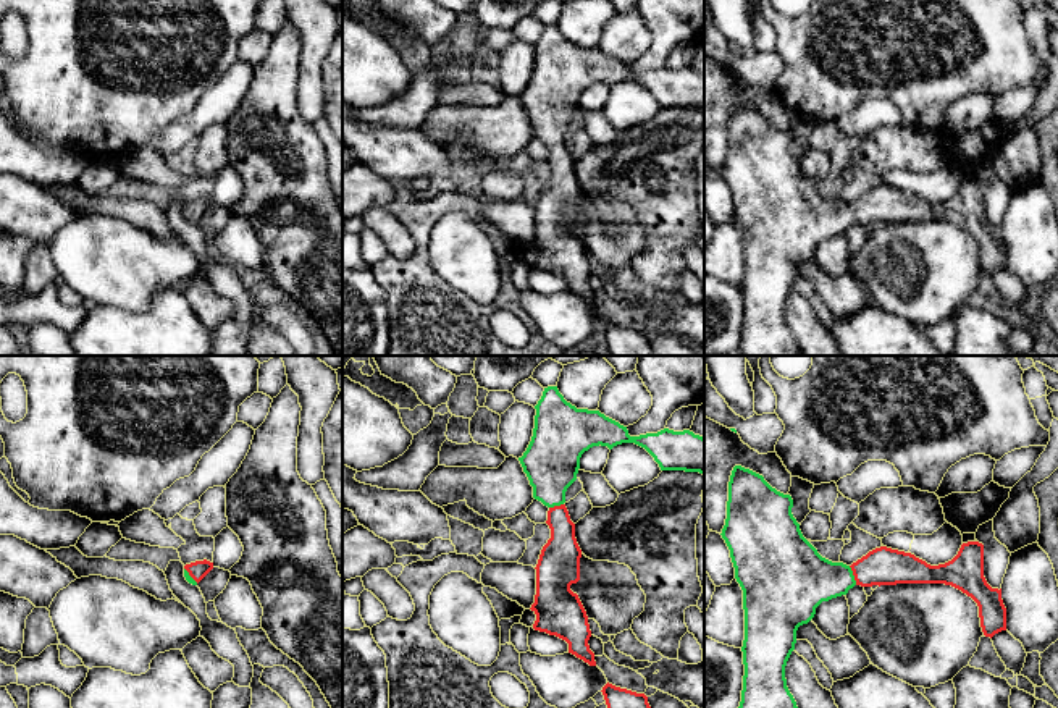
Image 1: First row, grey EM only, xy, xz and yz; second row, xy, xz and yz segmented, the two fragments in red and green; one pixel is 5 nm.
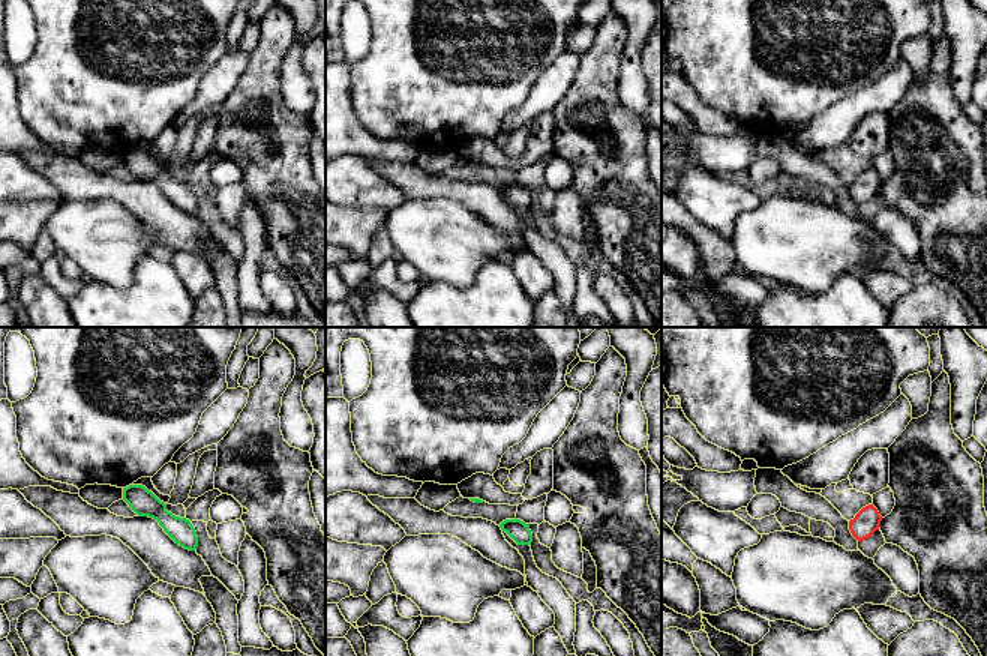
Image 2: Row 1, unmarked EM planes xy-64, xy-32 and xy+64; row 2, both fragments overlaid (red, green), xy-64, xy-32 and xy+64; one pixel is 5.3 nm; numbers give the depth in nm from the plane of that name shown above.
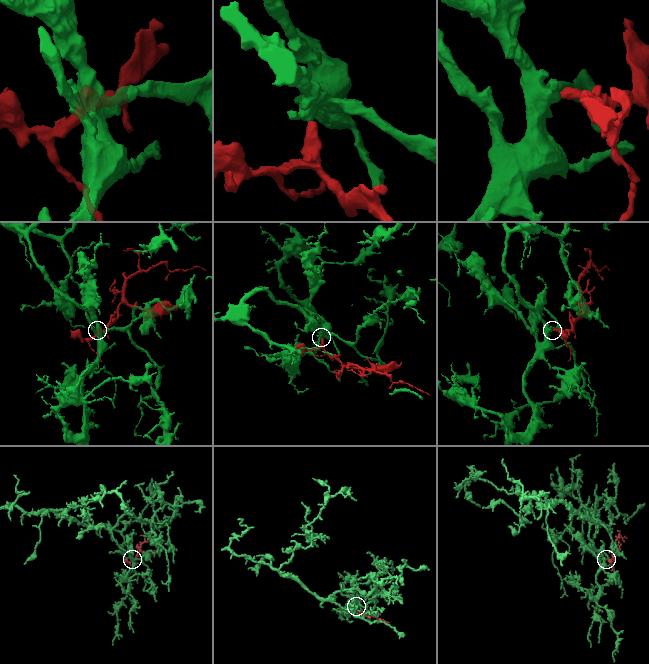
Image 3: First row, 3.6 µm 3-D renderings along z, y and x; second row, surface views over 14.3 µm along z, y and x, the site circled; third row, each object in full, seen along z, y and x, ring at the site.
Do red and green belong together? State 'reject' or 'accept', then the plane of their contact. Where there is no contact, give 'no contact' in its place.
accept; meets red in yz

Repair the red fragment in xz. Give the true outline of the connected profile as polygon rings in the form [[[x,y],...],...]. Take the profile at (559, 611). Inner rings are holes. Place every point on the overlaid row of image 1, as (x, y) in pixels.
[[[557,386],[544,388],[535,409],[533,436],[519,461],[533,487],[533,498],[549,508],[546,524],[551,538],[535,567],[536,595],[530,608],[536,614],[533,629],[565,640],[569,653],[596,666],[588,645],[591,630],[586,611],[570,590],[580,580],[581,550],[564,503],[567,488],[577,480],[580,457],[593,446],[612,449],[635,443],[654,457],[661,470],[704,475],[704,438],[690,430],[669,428],[630,436],[627,427],[599,411],[577,409],[567,402]]]

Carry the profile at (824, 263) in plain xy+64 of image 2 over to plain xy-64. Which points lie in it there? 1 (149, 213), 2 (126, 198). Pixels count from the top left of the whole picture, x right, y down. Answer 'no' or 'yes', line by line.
1: no
2: no

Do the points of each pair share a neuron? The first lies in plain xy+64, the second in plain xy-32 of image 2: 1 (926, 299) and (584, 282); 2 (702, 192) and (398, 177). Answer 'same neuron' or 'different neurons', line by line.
1: different neurons
2: different neurons

